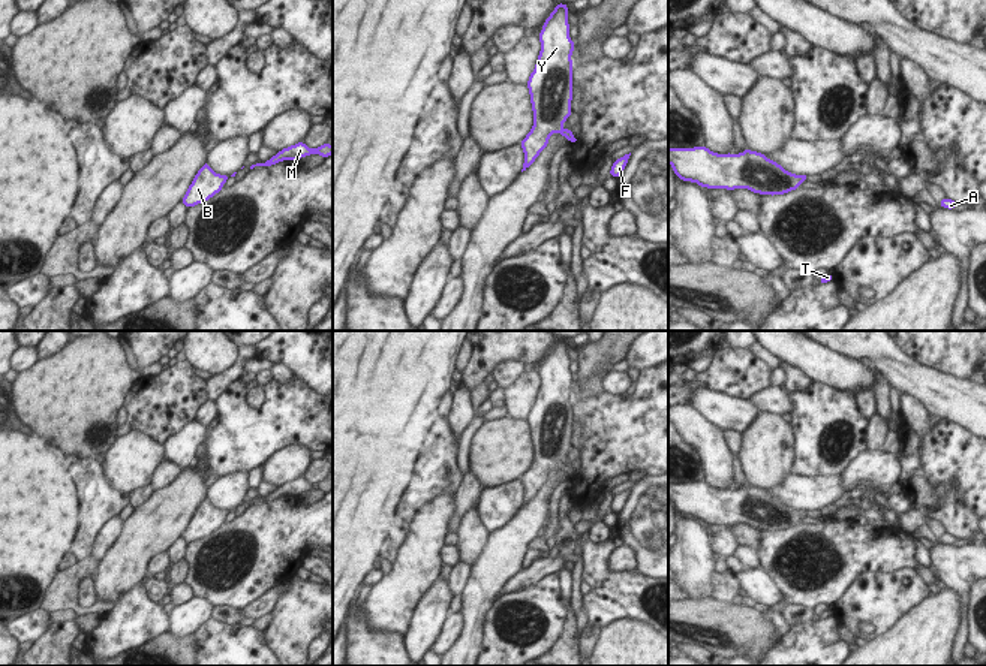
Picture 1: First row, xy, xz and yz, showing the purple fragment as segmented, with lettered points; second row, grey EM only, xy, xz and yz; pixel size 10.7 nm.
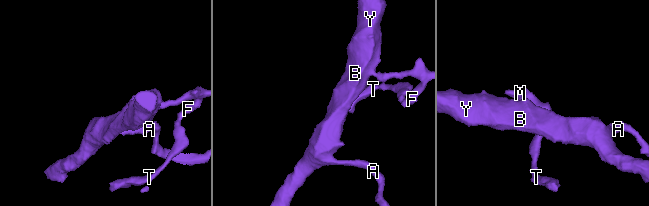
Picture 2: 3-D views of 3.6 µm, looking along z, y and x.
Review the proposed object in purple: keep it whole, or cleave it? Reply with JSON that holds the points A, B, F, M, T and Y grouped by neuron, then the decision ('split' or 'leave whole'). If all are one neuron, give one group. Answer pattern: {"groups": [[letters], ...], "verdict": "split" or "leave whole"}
{"groups": [["A", "B", "F", "M", "T", "Y"]], "verdict": "leave whole"}

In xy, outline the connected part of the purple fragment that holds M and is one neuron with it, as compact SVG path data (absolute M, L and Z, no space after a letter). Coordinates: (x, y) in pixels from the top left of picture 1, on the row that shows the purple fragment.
M301 141L298 144L294 144L291 147L280 150L271 159L268 159L265 163L258 162L258 163L250 165L249 171L253 171L256 166L258 168L273 166L283 160L300 160L301 157L312 156L312 154L319 154L327 159L333 154L333 145L330 142L325 142L324 145L318 147L318 148L309 148Z

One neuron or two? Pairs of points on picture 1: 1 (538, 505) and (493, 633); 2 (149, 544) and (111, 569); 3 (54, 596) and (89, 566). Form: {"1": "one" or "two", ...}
{"1": "two", "2": "one", "3": "one"}

